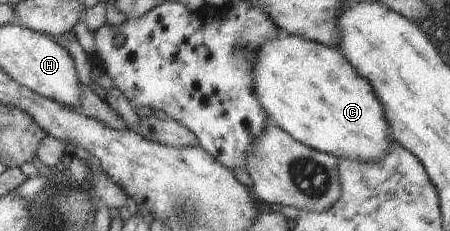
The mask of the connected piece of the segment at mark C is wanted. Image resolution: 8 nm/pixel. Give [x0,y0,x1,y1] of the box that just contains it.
[253,28,397,163]

